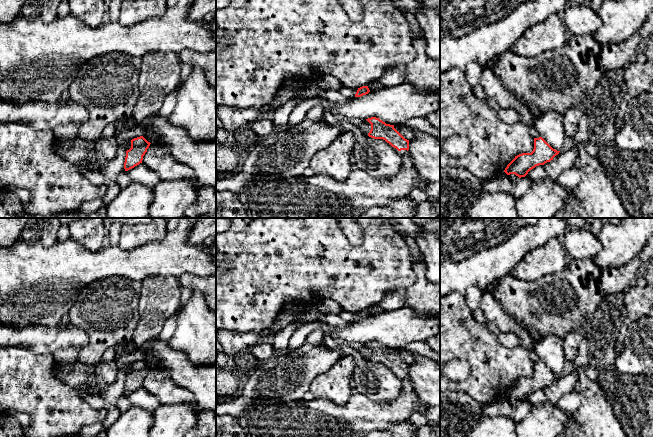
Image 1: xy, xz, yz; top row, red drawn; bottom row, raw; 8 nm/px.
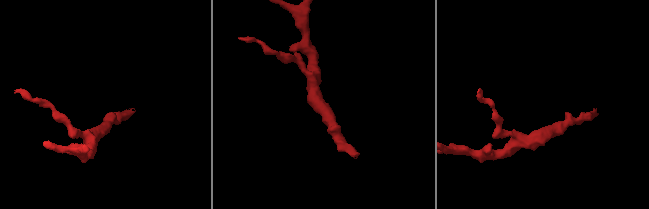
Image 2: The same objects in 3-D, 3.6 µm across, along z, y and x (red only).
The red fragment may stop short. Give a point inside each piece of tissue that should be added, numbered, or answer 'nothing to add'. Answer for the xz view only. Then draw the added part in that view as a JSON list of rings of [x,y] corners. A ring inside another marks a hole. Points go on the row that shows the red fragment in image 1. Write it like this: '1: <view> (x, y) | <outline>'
1: xz (318, 196) | [[[401,150],[399,153],[403,158],[403,164],[399,173],[391,178],[376,179],[363,170],[352,168],[344,181],[337,181],[326,174],[292,176],[269,181],[253,180],[246,183],[237,197],[245,209],[247,218],[359,218],[375,206],[389,205],[395,200],[410,196],[414,188],[425,186],[408,151]]]

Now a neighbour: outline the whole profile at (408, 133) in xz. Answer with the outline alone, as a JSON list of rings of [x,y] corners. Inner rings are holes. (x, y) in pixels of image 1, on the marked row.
[[[394,125],[394,128],[407,140],[414,138],[416,130],[414,128]]]

